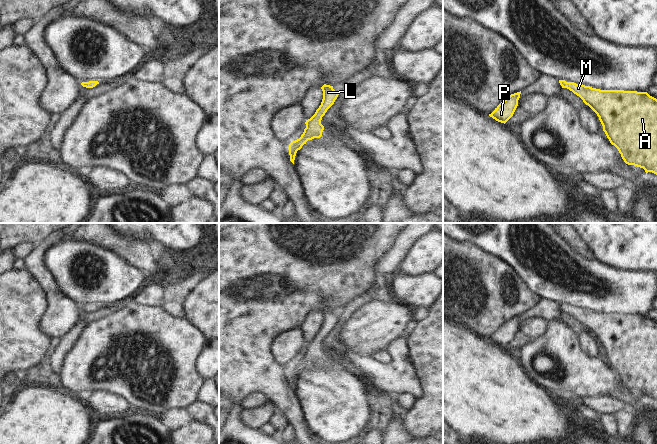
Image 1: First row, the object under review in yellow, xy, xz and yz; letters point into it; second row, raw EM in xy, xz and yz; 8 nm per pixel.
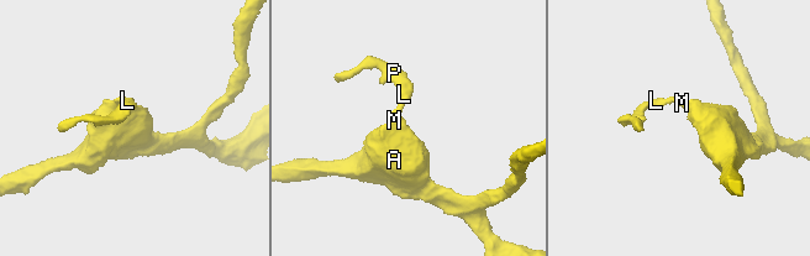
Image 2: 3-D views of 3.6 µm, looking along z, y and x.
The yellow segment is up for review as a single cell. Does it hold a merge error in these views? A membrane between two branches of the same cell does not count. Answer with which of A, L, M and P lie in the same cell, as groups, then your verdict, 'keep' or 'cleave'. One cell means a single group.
A L M P; keep

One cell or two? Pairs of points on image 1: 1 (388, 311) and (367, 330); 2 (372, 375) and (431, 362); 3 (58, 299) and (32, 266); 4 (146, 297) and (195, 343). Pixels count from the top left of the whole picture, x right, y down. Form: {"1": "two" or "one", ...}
{"1": "one", "2": "two", "3": "one", "4": "two"}

